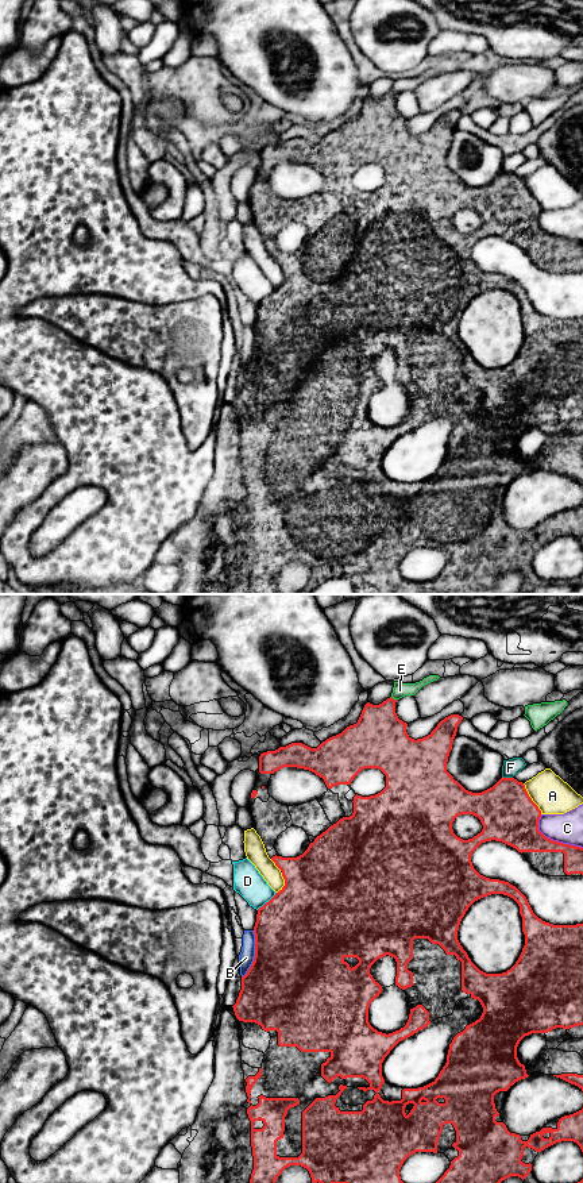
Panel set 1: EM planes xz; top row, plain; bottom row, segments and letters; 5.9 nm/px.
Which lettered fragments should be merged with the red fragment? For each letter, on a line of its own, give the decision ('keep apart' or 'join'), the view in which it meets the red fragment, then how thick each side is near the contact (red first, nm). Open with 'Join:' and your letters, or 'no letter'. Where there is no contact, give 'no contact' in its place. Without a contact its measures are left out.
Join: no letter
A: keep apart | xz | 320/220 nm
B: keep apart | xz | 500/90 nm
C: keep apart | xz | 280/180 nm
D: keep apart | xz | 500/170 nm
E: keep apart | xz | 320/90 nm
F: keep apart | xz | 320/100 nm

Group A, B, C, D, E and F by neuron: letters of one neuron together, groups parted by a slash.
A / B D / C / E / F

